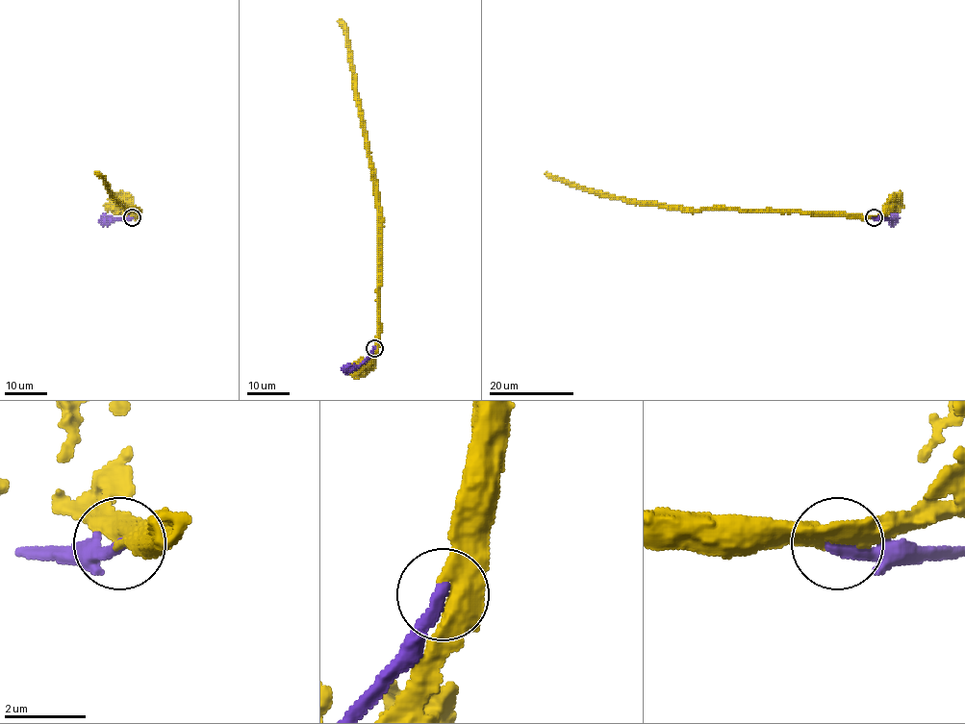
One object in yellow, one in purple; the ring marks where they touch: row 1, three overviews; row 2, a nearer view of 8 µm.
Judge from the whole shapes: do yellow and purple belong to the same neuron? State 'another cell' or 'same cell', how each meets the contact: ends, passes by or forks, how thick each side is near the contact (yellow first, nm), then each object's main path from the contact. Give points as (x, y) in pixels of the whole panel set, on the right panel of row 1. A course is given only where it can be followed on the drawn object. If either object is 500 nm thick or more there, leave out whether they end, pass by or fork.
same cell | 500/320 nm | yellow via (874, 217), (688, 209), (638, 203), (577, 188), (553, 179), (545, 172) | purple via (874, 217), (893, 218), (896, 221)

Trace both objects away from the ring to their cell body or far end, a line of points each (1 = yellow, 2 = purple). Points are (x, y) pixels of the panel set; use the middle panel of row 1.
1: (374, 348), (378, 329), (374, 170), (369, 159), (348, 39), (345, 28), (338, 20)
2: (373, 348), (358, 366), (342, 370)

